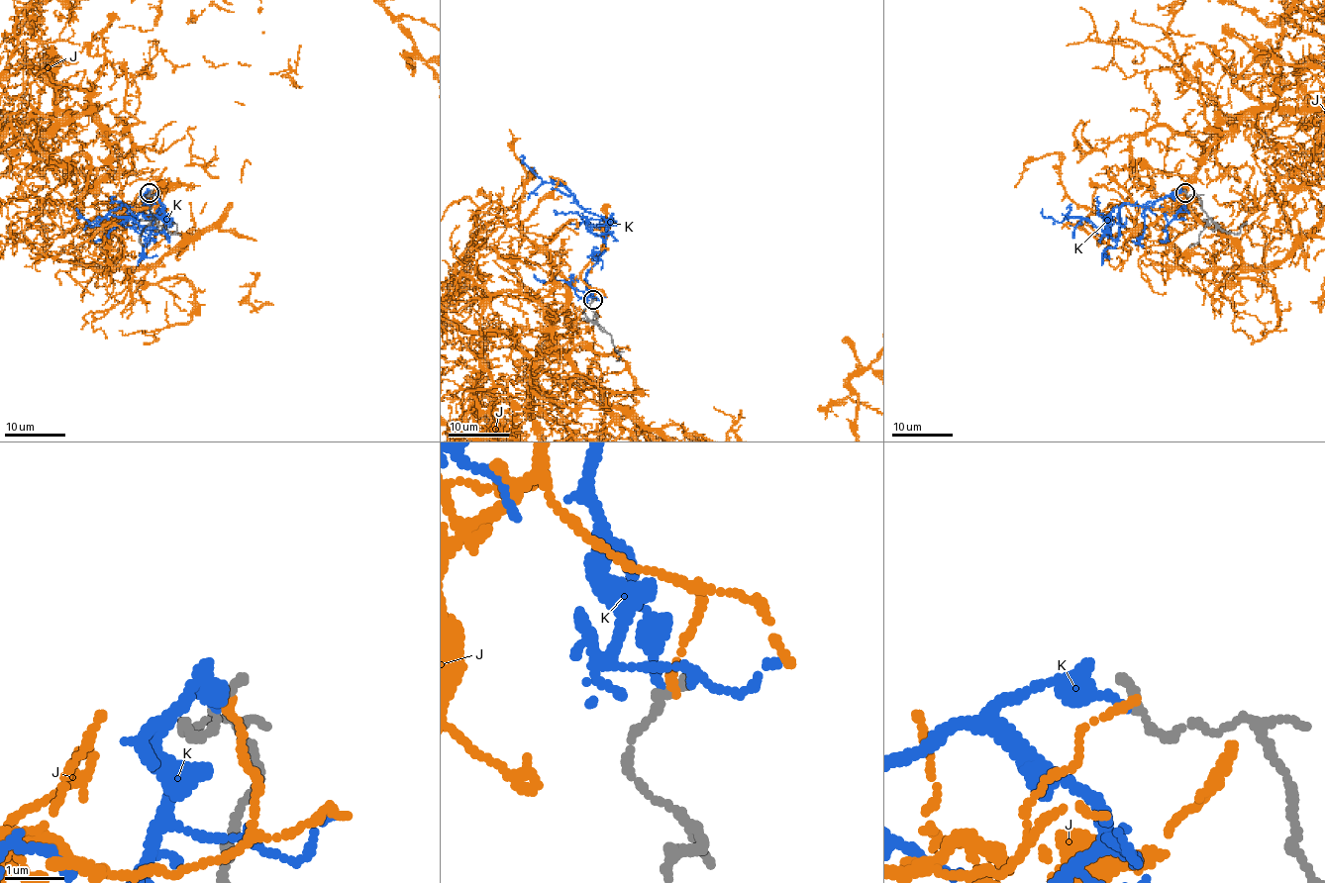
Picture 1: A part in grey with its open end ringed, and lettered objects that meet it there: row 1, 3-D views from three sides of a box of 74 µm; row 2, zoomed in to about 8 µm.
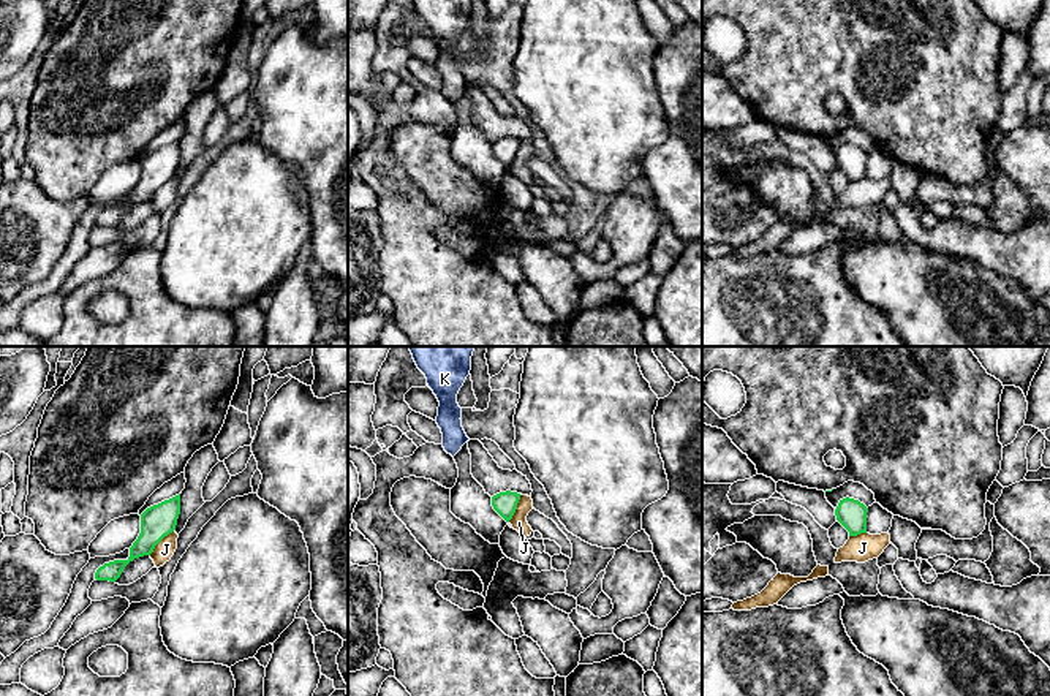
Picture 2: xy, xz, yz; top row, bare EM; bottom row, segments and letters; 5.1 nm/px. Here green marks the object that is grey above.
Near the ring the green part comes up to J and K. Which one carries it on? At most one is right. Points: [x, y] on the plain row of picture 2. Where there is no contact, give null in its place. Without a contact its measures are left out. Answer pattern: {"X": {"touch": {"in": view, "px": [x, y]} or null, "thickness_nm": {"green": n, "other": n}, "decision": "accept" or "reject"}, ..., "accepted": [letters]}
{"J": {"touch": {"in": "xz", "px": [516, 154]}, "thickness_nm": {"green": 120, "other": 80}, "decision": "reject"}, "K": {"touch": null, "decision": "accept"}, "accepted": ["K"]}

